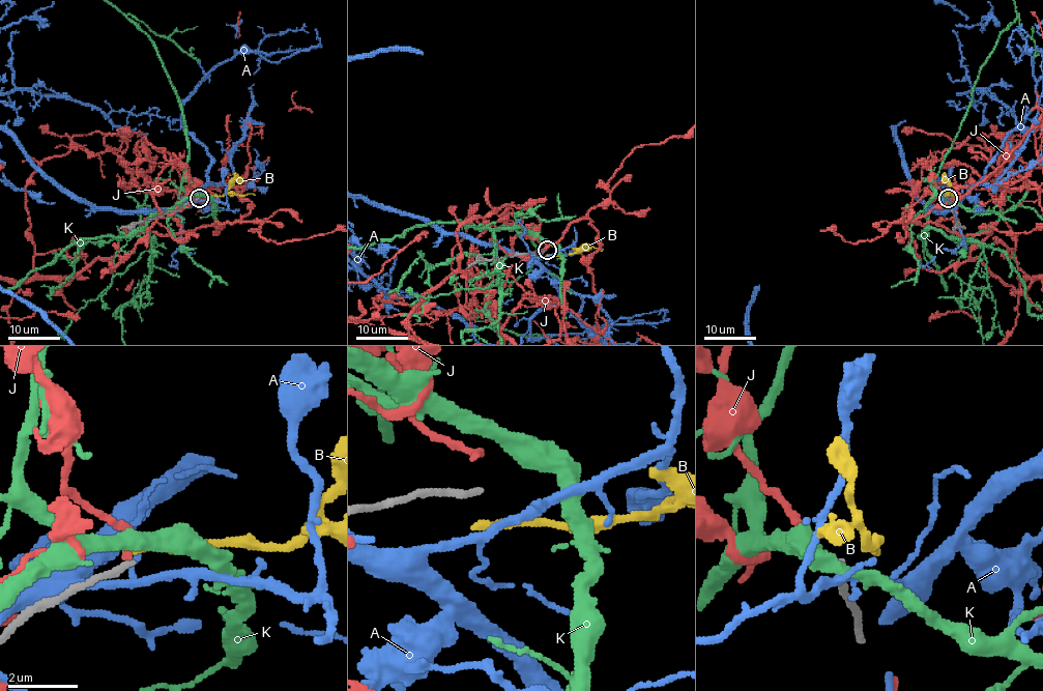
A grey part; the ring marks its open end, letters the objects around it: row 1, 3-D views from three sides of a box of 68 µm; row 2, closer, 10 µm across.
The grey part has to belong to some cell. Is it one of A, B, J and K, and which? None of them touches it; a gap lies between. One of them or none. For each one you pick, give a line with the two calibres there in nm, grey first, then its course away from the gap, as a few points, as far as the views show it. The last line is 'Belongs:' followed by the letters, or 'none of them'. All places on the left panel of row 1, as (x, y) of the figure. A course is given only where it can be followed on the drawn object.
Belongs: none of them

